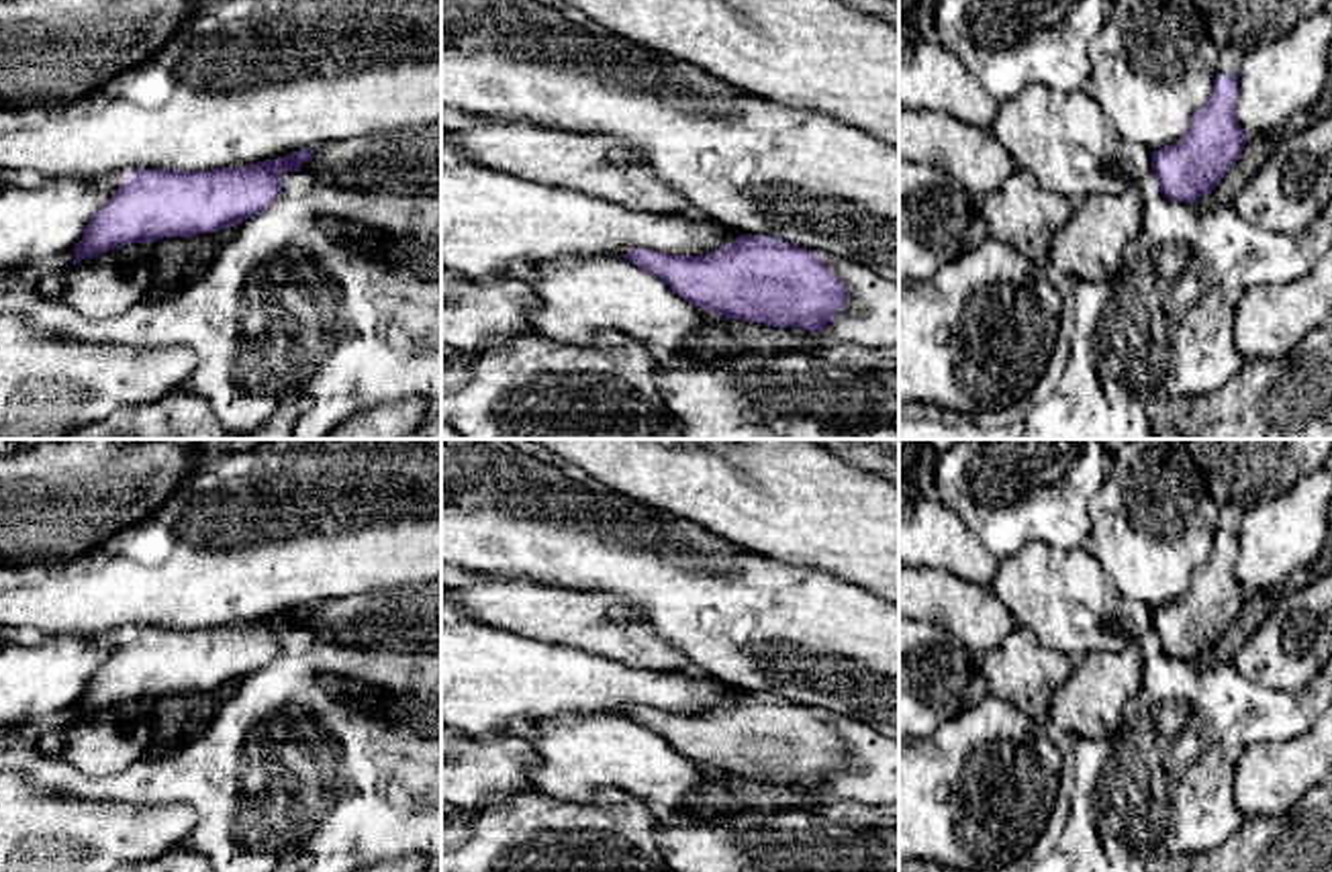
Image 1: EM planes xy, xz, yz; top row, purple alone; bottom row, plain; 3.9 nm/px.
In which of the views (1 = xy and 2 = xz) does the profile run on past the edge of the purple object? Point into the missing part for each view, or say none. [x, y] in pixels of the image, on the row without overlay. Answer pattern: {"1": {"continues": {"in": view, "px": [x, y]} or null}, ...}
{"1": {"continues": null}, "2": {"continues": null}}

